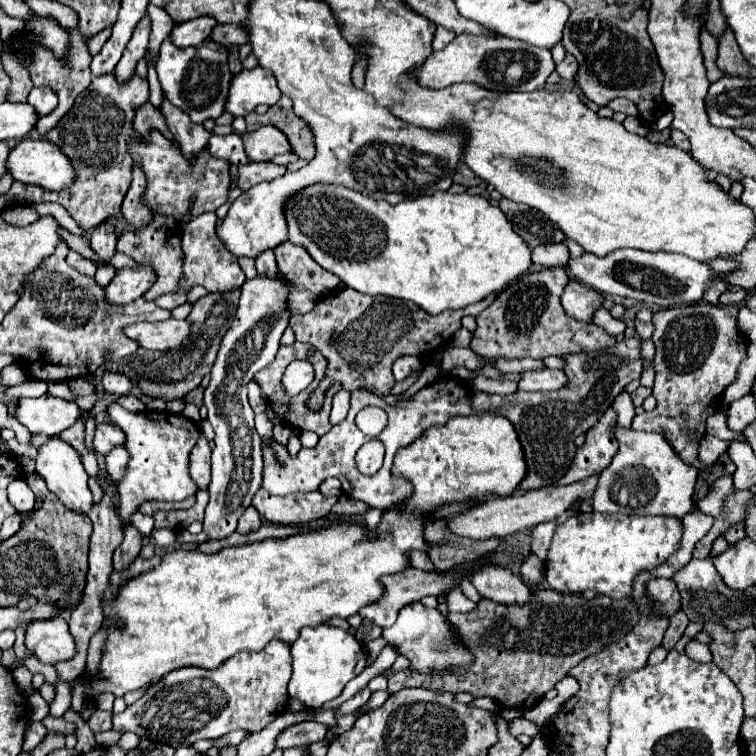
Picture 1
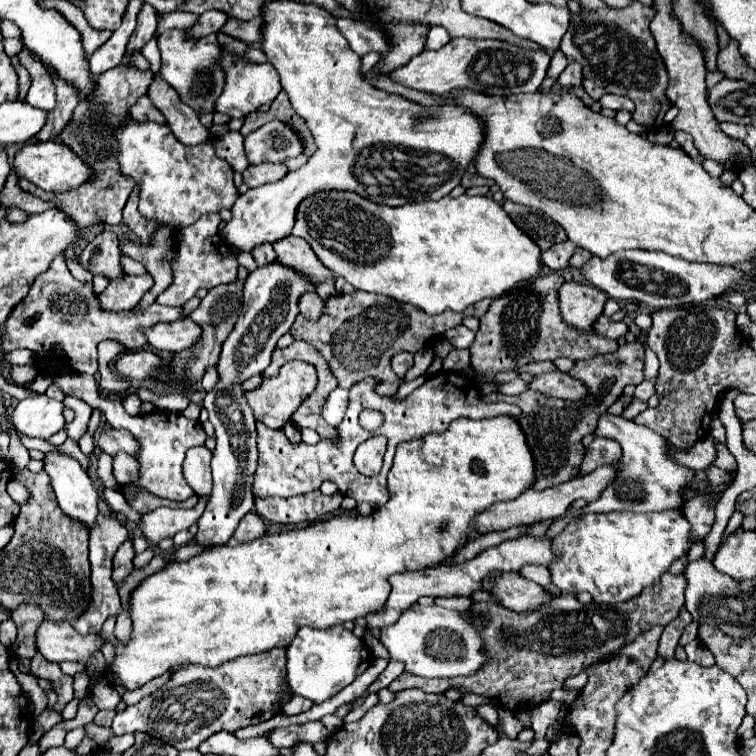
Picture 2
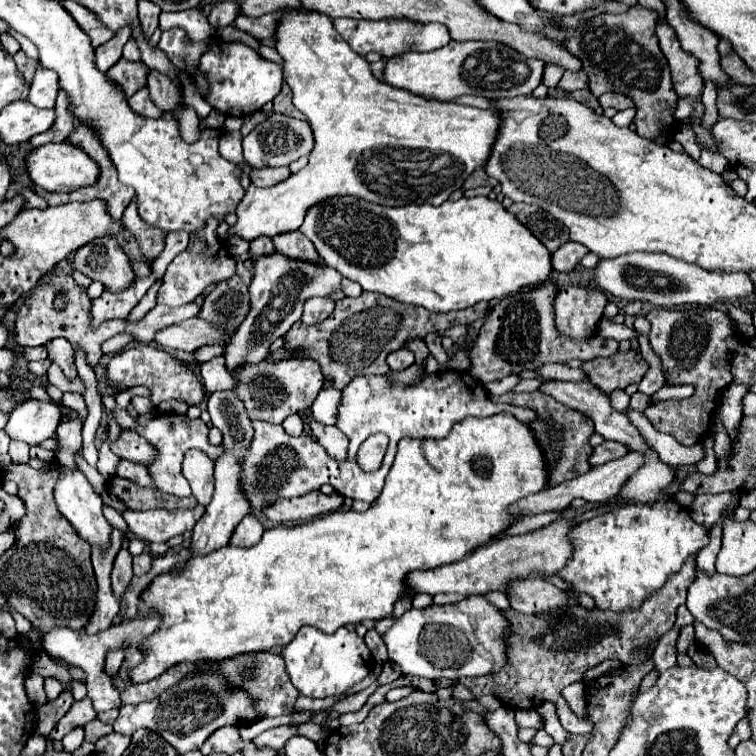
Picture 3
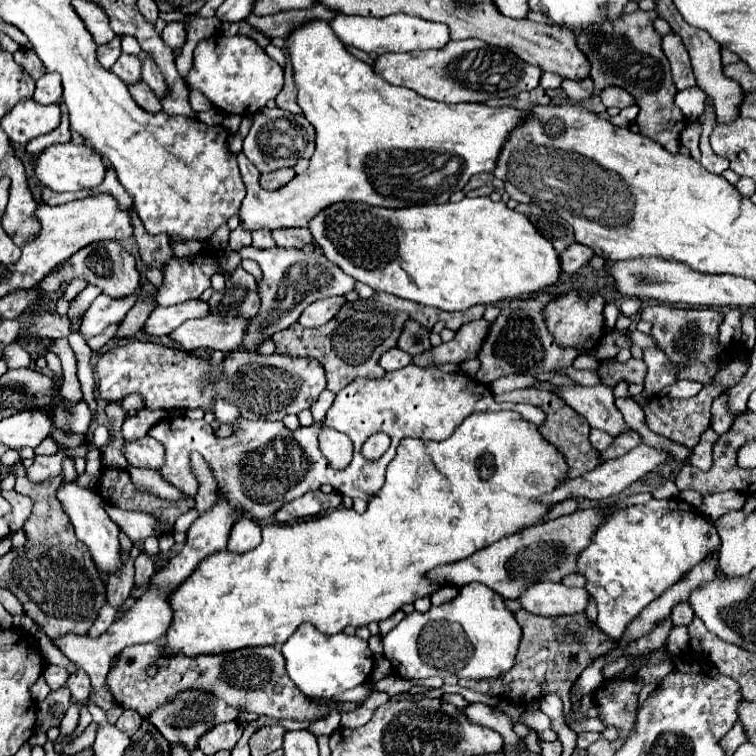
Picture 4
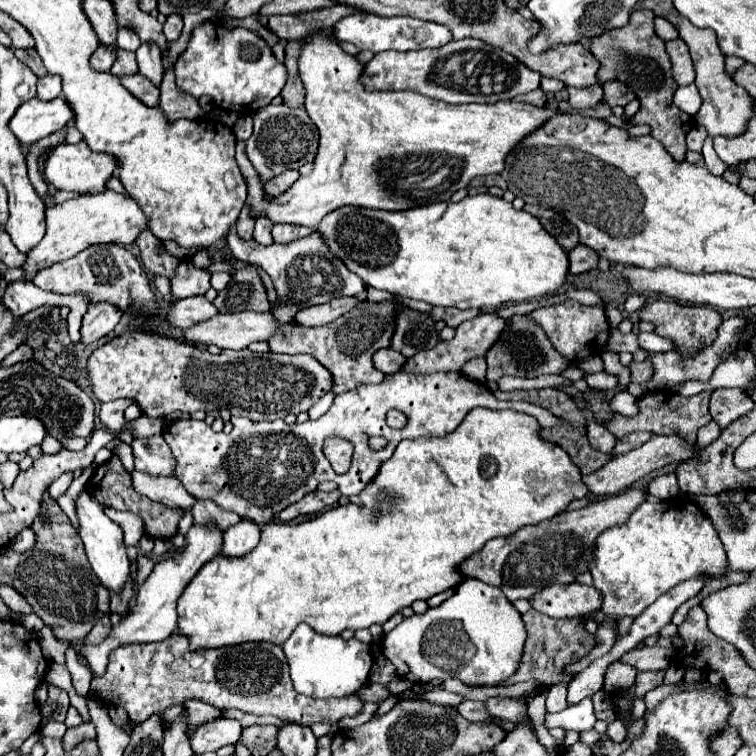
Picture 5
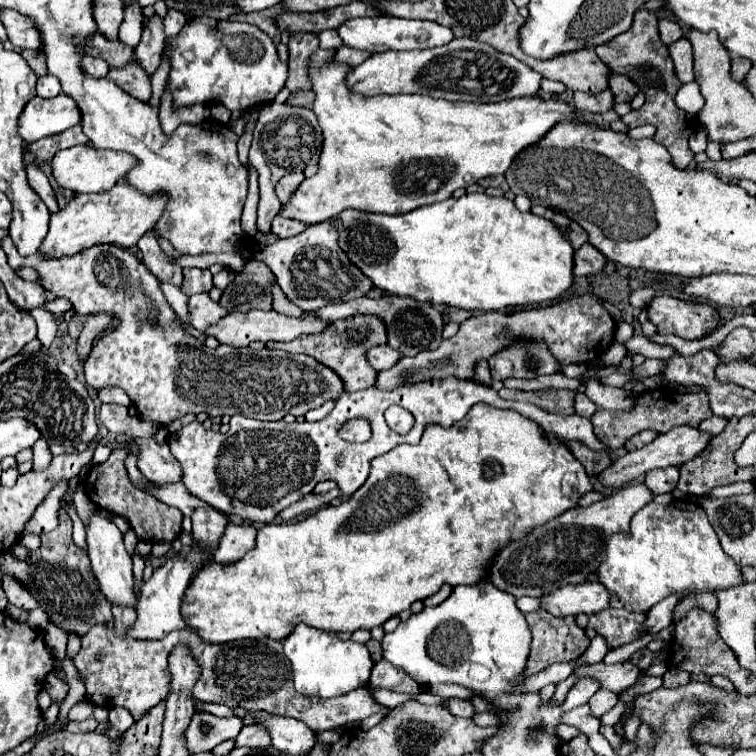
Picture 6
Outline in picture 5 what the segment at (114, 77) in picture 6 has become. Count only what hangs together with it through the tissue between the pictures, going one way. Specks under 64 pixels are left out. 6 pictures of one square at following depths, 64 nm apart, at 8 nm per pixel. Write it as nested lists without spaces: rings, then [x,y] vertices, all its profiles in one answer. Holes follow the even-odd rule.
[[[140,72],[132,74],[132,76],[120,76],[120,84],[132,92],[140,102],[144,102],[146,106],[158,106],[158,98],[160,98],[160,90]]]

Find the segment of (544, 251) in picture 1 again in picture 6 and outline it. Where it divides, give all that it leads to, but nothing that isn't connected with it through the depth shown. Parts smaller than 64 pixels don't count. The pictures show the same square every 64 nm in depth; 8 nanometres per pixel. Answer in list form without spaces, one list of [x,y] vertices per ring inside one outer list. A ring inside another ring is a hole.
[[[584,244],[580,250],[576,250],[574,256],[574,274],[576,276],[590,276],[590,274],[600,274],[606,266],[606,256],[600,254],[598,248],[592,244]]]

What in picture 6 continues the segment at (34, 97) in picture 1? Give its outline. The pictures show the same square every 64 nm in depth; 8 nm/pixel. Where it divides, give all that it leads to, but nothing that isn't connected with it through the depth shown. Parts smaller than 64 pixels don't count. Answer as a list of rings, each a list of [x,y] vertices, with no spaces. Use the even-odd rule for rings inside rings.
[[[46,74],[46,76],[38,78],[36,88],[38,88],[38,96],[42,96],[42,98],[54,98],[54,96],[58,96],[62,92],[60,82],[52,74]]]

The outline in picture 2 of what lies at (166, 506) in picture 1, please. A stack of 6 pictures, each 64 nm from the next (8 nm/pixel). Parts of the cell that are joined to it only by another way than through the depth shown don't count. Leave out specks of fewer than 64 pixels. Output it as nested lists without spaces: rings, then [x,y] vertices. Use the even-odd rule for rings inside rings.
[[[126,484],[126,486],[120,486],[120,492],[126,496],[128,504],[130,504],[136,512],[140,512],[140,514],[150,512],[150,510],[154,510],[154,508],[158,508],[158,506],[188,506],[188,508],[194,508],[196,502],[198,502],[196,496],[190,496],[190,498],[184,500],[184,502],[174,502],[174,500],[168,500],[168,498],[154,496],[152,492],[144,490],[144,488],[128,486],[128,484]]]

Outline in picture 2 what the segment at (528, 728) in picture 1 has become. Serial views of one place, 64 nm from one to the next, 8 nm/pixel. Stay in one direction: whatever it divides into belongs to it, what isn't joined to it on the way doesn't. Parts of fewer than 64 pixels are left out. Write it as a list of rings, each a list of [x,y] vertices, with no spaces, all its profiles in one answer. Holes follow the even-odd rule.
[[[498,708],[498,730],[510,738],[510,740],[516,740],[518,732],[524,730],[524,726],[514,718],[512,712],[508,712],[506,708]]]

